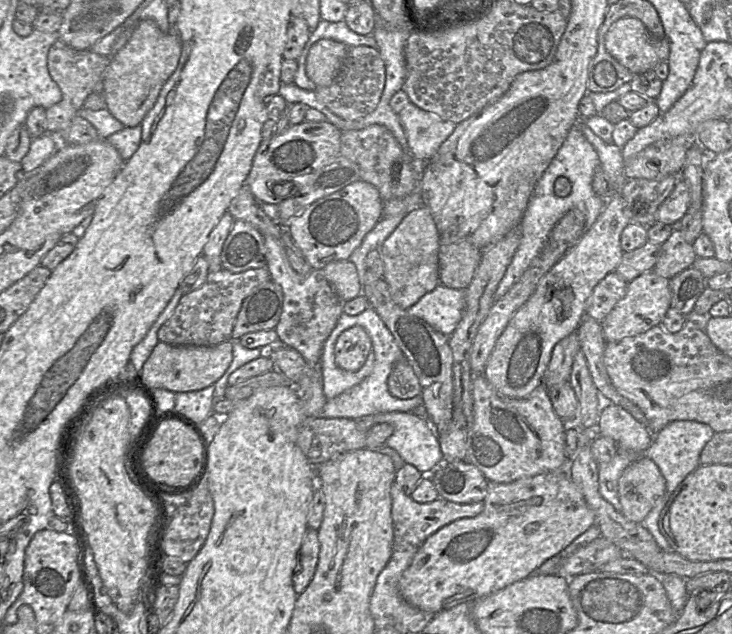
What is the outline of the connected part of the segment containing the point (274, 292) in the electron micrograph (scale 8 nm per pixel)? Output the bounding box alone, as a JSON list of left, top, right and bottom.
[232,279,283,338]

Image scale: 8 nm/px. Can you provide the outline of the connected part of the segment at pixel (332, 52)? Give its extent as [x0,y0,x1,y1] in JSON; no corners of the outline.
[306,39,350,87]

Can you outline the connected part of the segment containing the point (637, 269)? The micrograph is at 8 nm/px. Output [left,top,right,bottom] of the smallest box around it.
[615,241,661,282]

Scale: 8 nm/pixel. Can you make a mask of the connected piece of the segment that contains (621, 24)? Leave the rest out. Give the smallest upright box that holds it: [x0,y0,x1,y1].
[604,17,670,74]

